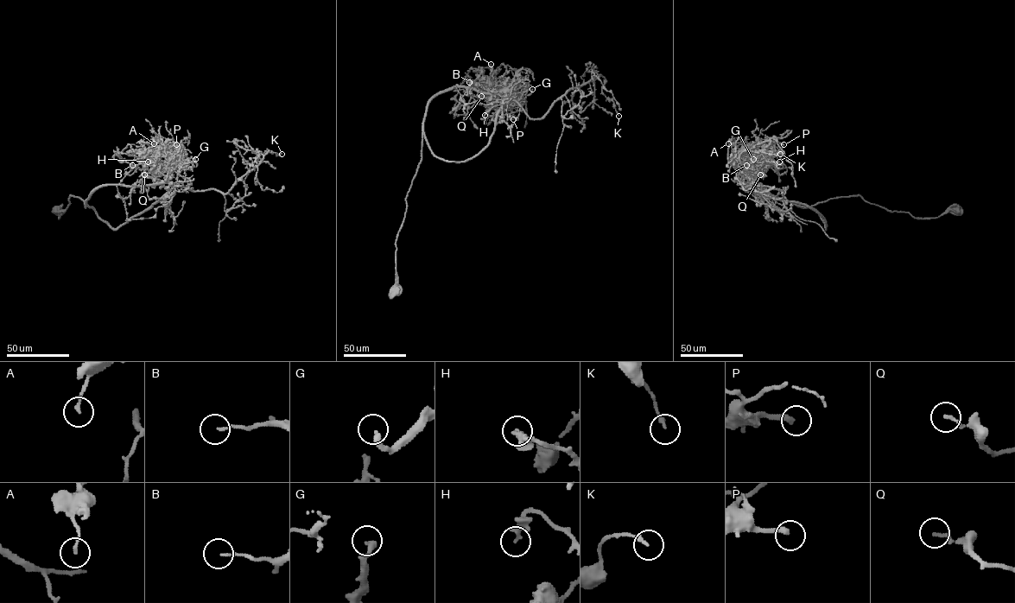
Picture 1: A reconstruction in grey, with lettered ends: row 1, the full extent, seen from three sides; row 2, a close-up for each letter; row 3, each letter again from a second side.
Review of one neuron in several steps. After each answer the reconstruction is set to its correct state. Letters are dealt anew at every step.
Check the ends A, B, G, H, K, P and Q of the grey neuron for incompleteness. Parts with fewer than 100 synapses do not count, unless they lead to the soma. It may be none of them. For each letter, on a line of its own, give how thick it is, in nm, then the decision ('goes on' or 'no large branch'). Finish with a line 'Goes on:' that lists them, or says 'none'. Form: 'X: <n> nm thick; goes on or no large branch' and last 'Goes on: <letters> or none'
A: 130 nm thick; no large branch
B: 120 nm thick; no large branch
G: 300 nm thick; no large branch
H: 280 nm thick; no large branch
K: 170 nm thick; no large branch
P: 280 nm thick; no large branch
Q: 150 nm thick; no large branch
Goes on: none

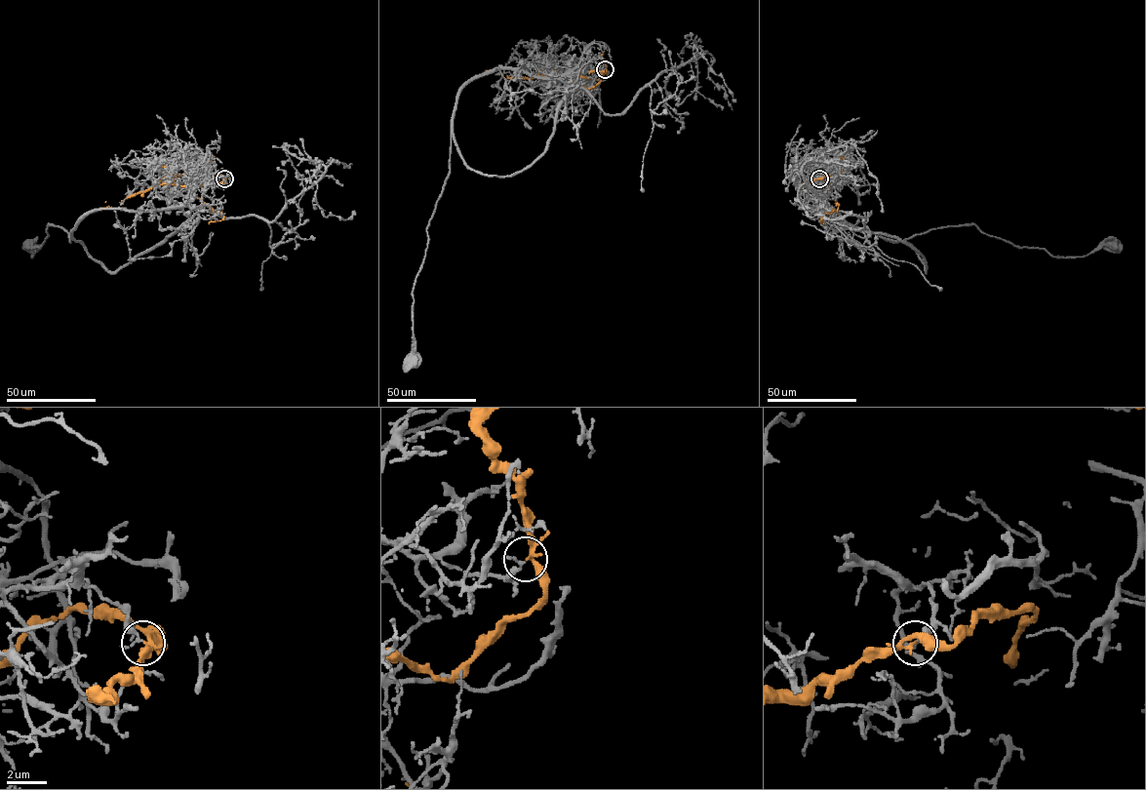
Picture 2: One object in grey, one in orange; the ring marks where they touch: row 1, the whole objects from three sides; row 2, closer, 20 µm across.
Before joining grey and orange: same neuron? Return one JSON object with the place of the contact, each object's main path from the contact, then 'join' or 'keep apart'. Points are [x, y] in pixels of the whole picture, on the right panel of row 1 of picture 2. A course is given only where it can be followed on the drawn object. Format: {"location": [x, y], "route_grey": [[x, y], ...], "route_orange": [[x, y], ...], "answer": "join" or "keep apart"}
{"location": [819, 178], "route_grey": [[819, 178], [816, 174], [827, 208], [819, 210], [892, 242], [973, 224], [1053, 256], [1112, 247]], "route_orange": [[819, 178], [830, 177], [826, 186], [820, 177], [842, 171], [846, 162], [839, 157]], "answer": "keep apart"}

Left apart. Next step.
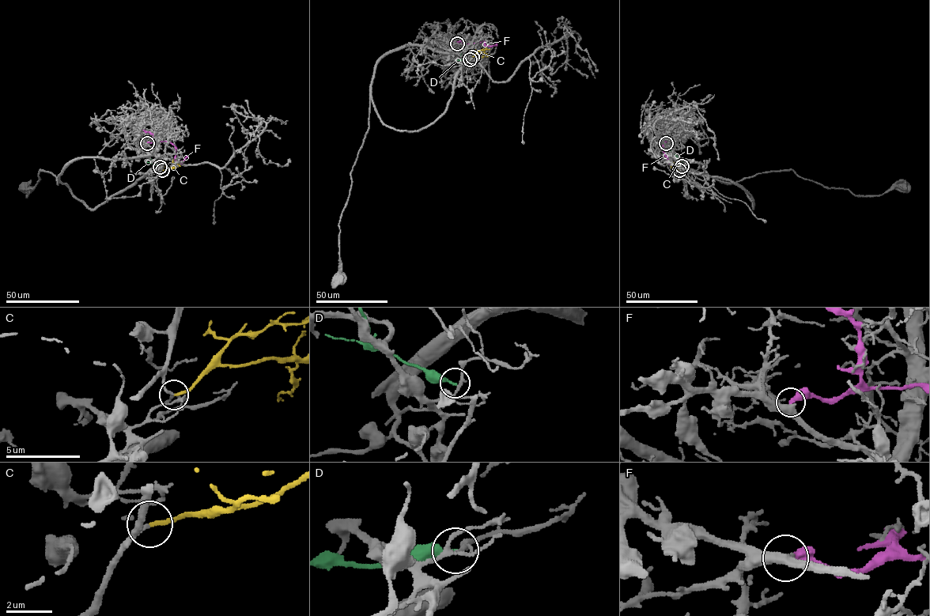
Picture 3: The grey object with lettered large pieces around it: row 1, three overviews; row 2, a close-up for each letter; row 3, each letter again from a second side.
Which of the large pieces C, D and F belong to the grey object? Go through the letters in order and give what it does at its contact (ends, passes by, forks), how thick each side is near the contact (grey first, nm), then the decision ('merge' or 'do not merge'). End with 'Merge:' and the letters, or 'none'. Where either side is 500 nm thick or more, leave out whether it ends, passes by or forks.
C: it ends there; 120 nm thick on the grey side, 170 nm on the other; merge
D: it ends there; 140 nm thick on the grey side, 240 nm on the other; do not merge
F: it ends there; 400 nm thick on the grey side, 400 nm on the other; do not merge
Merge: C

